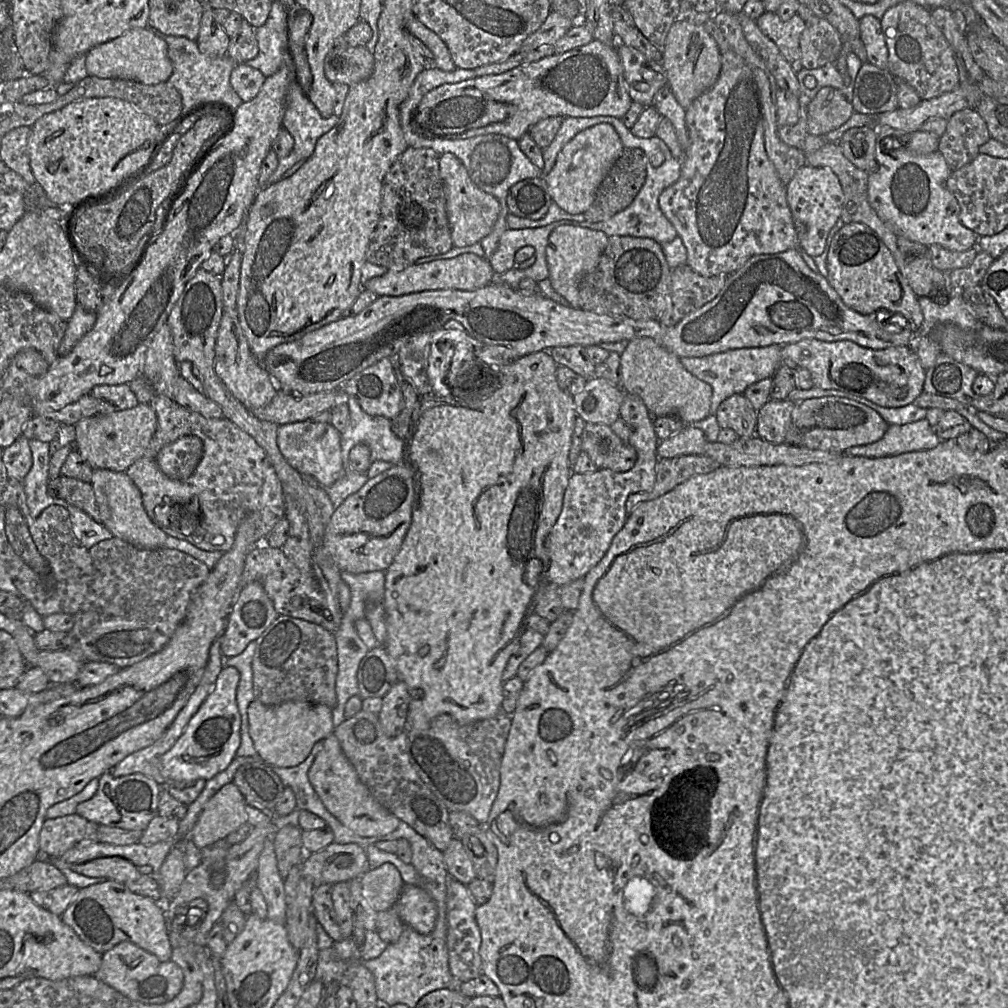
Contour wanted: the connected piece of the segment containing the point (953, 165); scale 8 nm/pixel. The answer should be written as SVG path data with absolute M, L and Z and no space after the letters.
M966 108L955 112L945 132L939 137L938 149L952 170L959 169L975 157L979 148L991 135L983 117L976 109Z

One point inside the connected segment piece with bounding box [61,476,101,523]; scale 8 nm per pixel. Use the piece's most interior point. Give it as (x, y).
(80, 494)

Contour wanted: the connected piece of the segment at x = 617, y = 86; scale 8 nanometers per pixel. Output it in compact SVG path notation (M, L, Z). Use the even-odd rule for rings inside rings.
M593 39L586 45L502 74L477 76L441 85L424 95L412 114L411 125L418 135L429 140L460 140L486 134L500 134L519 140L533 125L549 117L611 116L621 119L631 104L617 48Z

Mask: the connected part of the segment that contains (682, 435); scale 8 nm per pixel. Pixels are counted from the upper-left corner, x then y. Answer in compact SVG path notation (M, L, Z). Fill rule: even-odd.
M685 426L678 433L661 440L657 446L659 459L682 455L702 455L707 444L704 432L693 426Z

